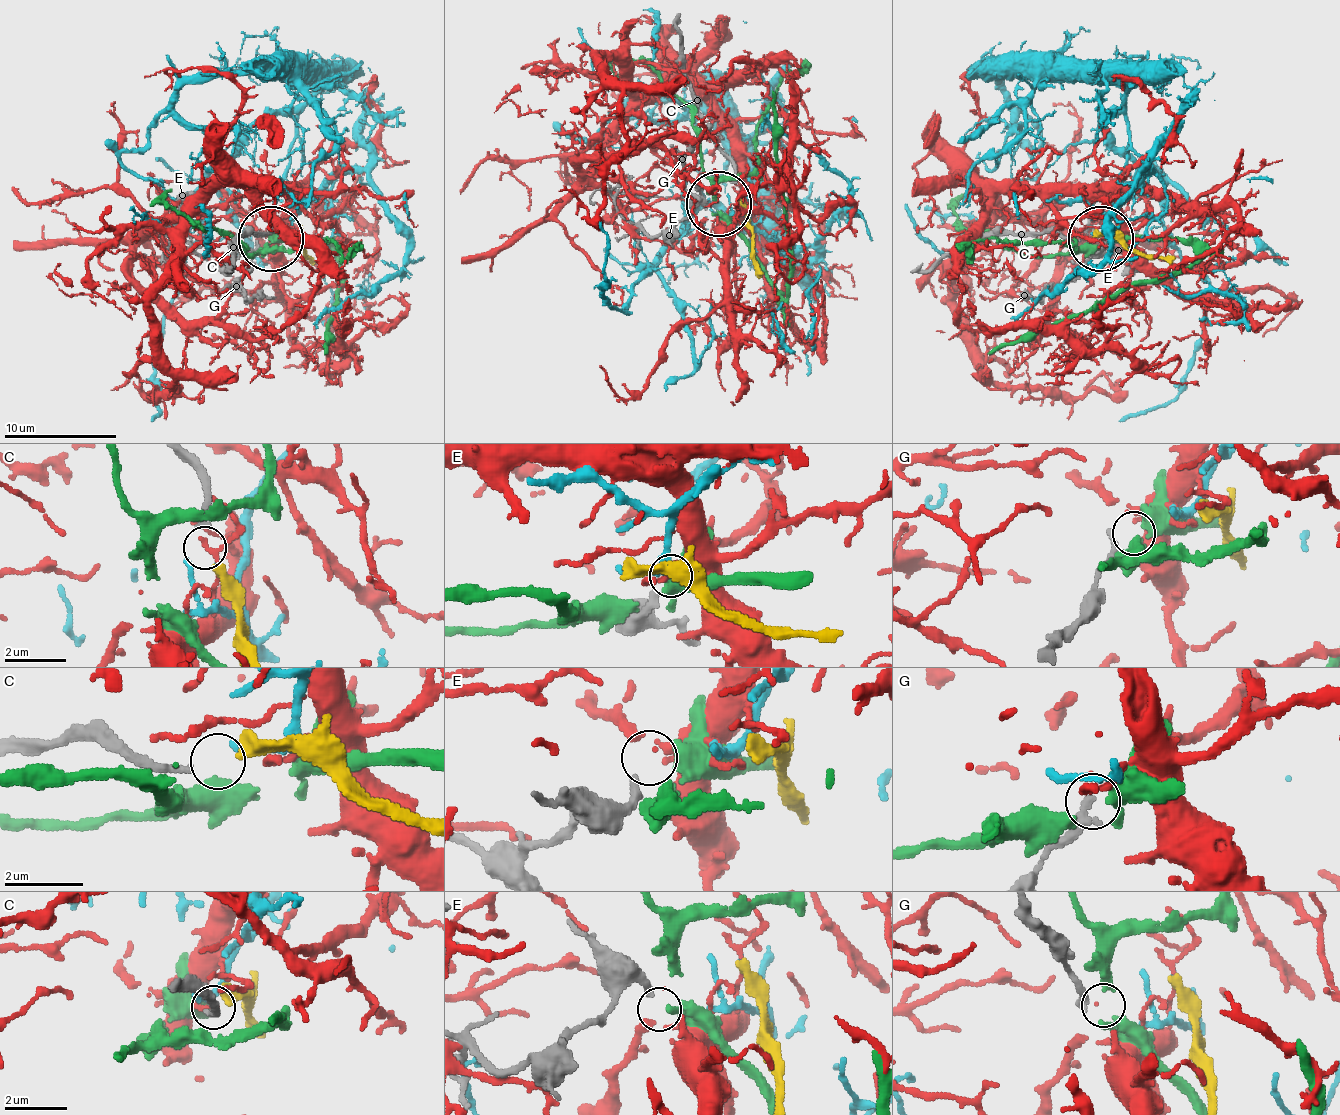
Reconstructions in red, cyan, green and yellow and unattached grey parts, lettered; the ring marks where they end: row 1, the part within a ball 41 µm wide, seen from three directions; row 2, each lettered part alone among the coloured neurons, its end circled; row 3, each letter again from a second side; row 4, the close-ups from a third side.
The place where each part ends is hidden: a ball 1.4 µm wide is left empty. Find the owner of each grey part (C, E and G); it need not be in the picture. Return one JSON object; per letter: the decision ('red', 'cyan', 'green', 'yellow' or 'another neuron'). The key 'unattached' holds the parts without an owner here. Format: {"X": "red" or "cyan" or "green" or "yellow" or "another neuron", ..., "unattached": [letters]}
{"C": "yellow", "E": "another neuron", "G": "green", "unattached": ["E"]}

